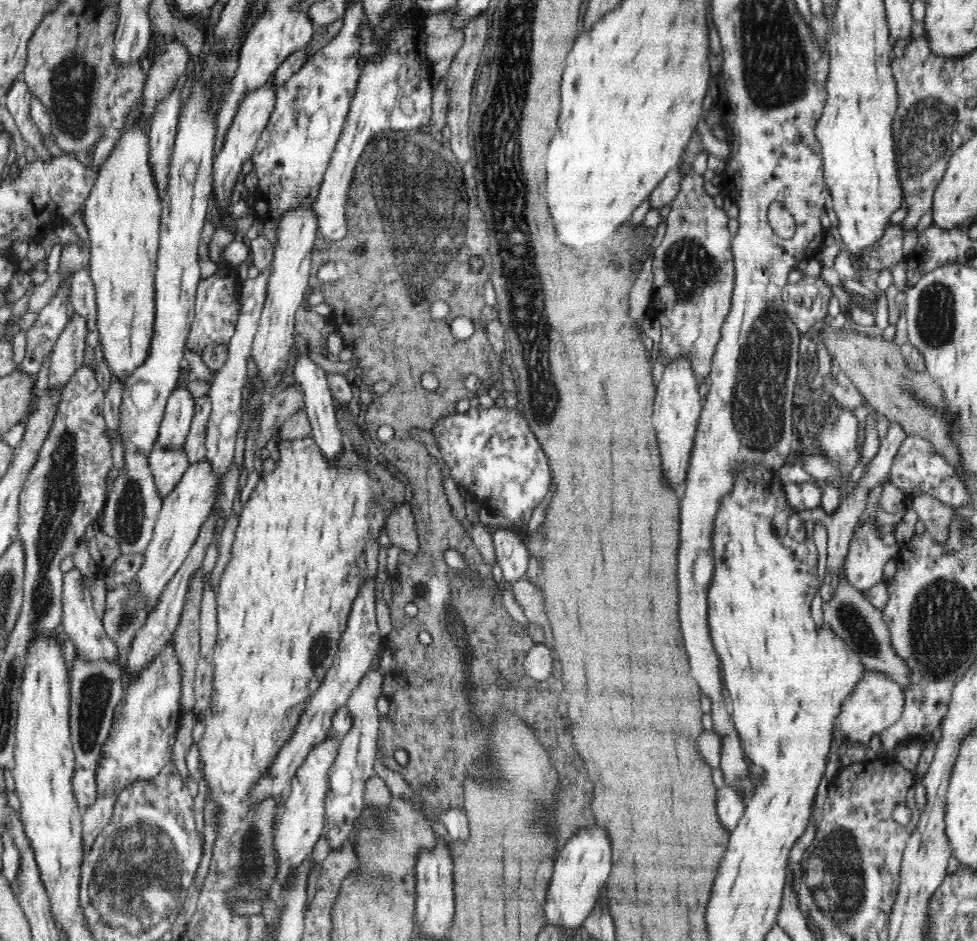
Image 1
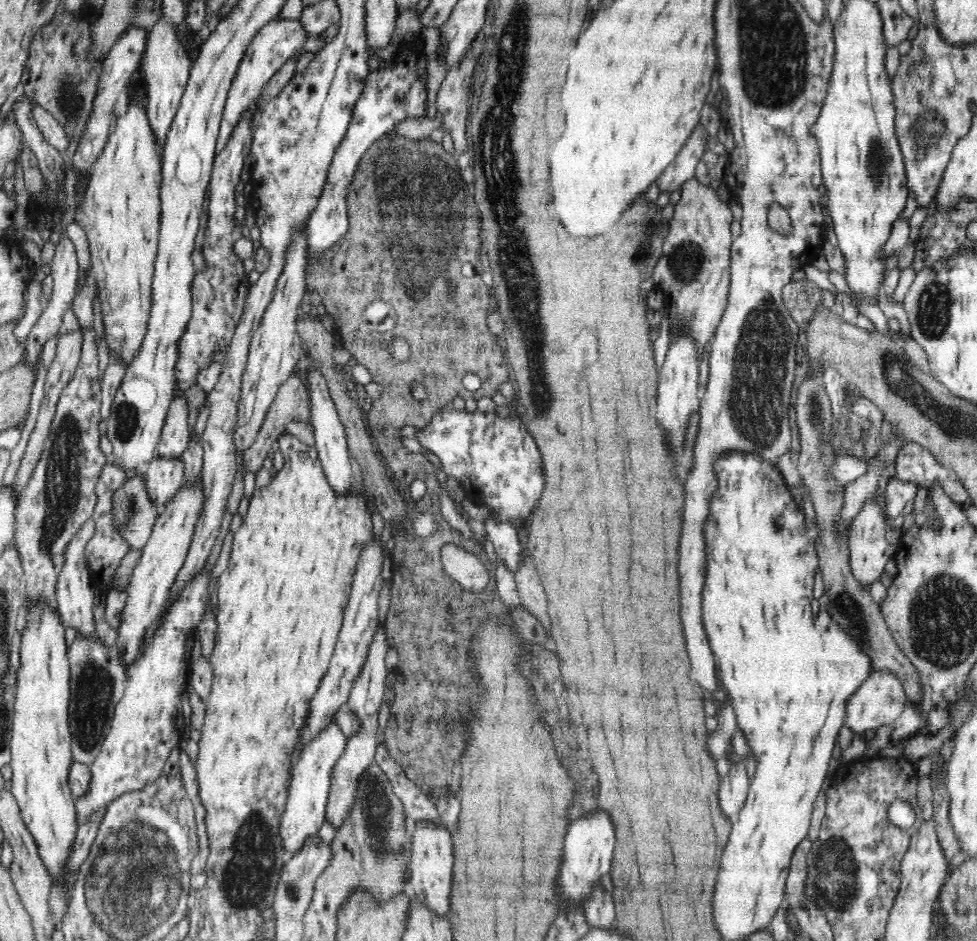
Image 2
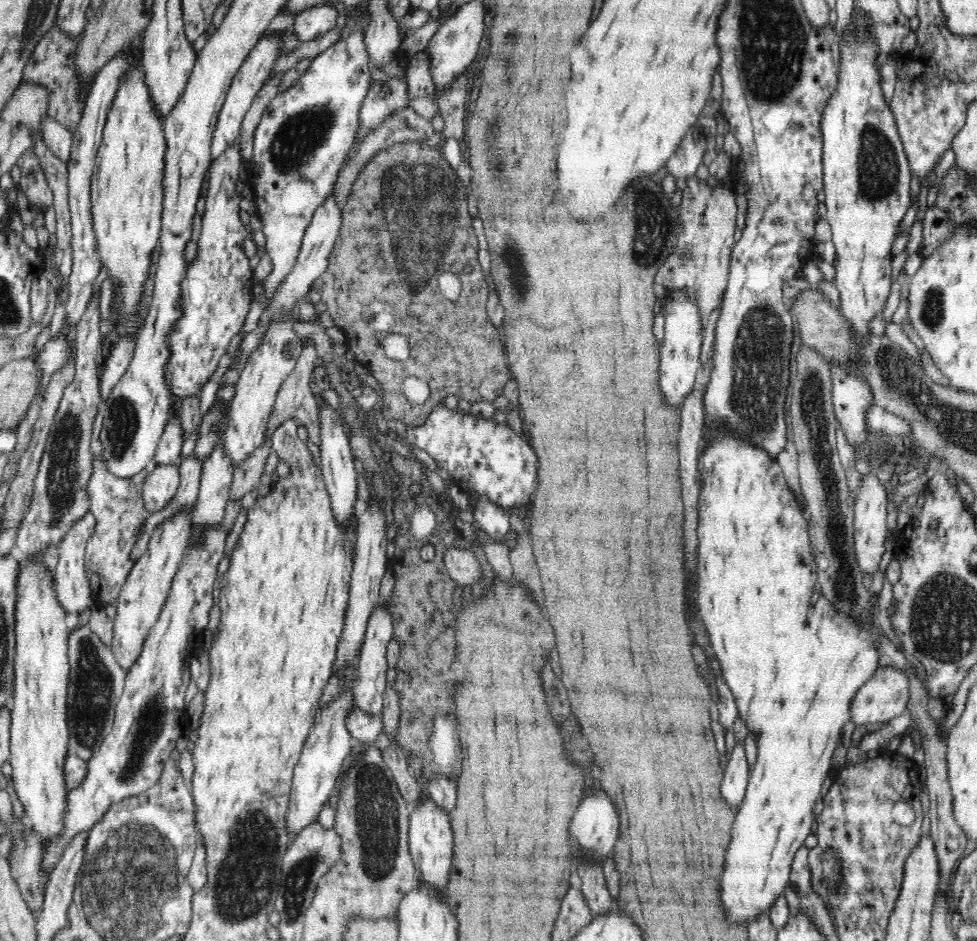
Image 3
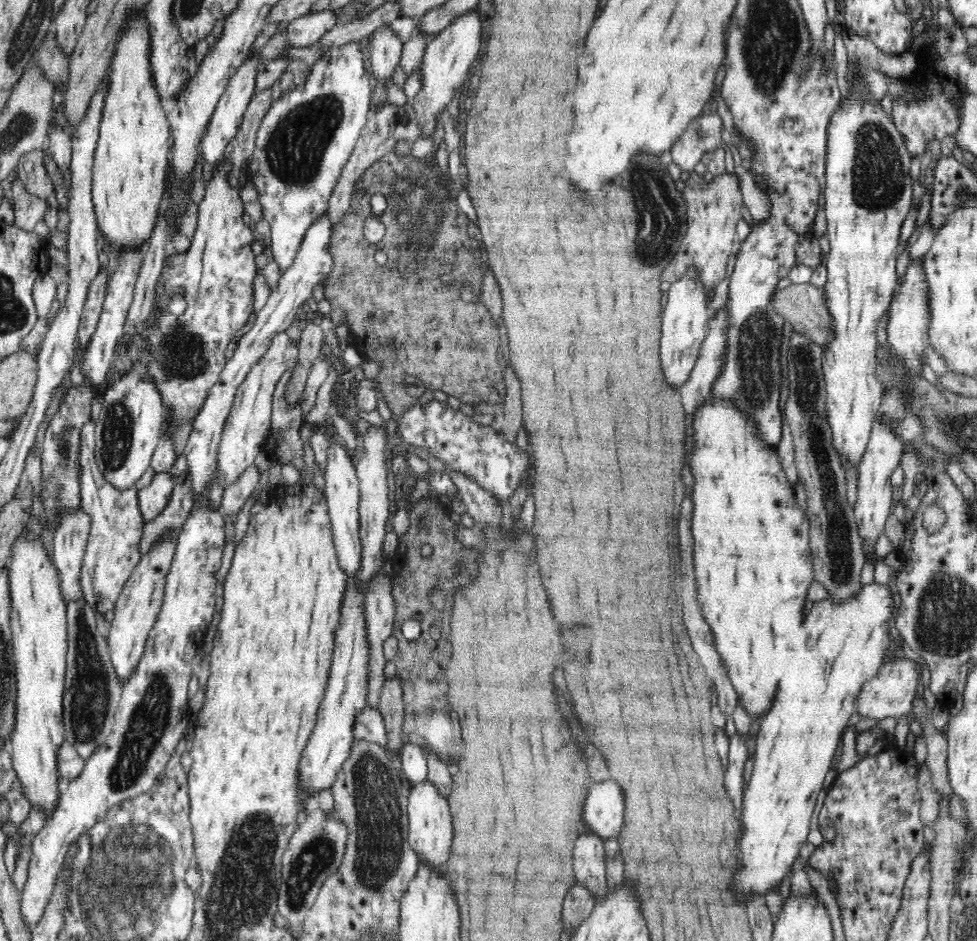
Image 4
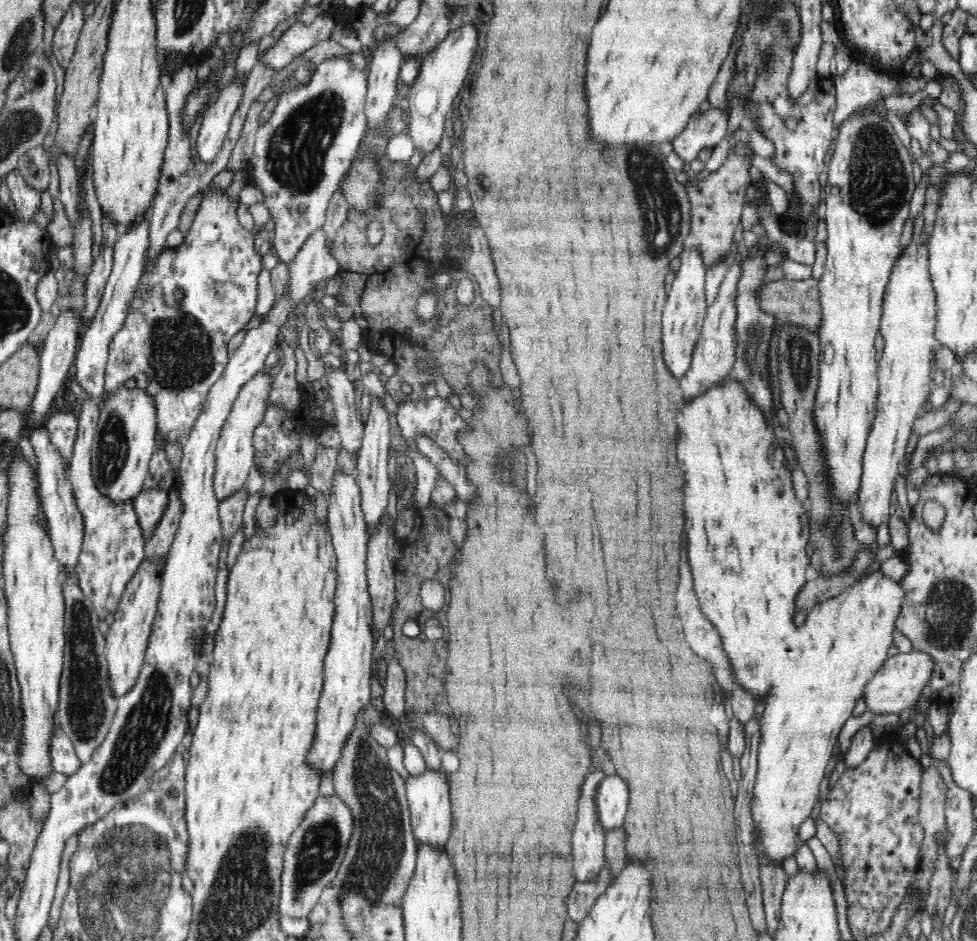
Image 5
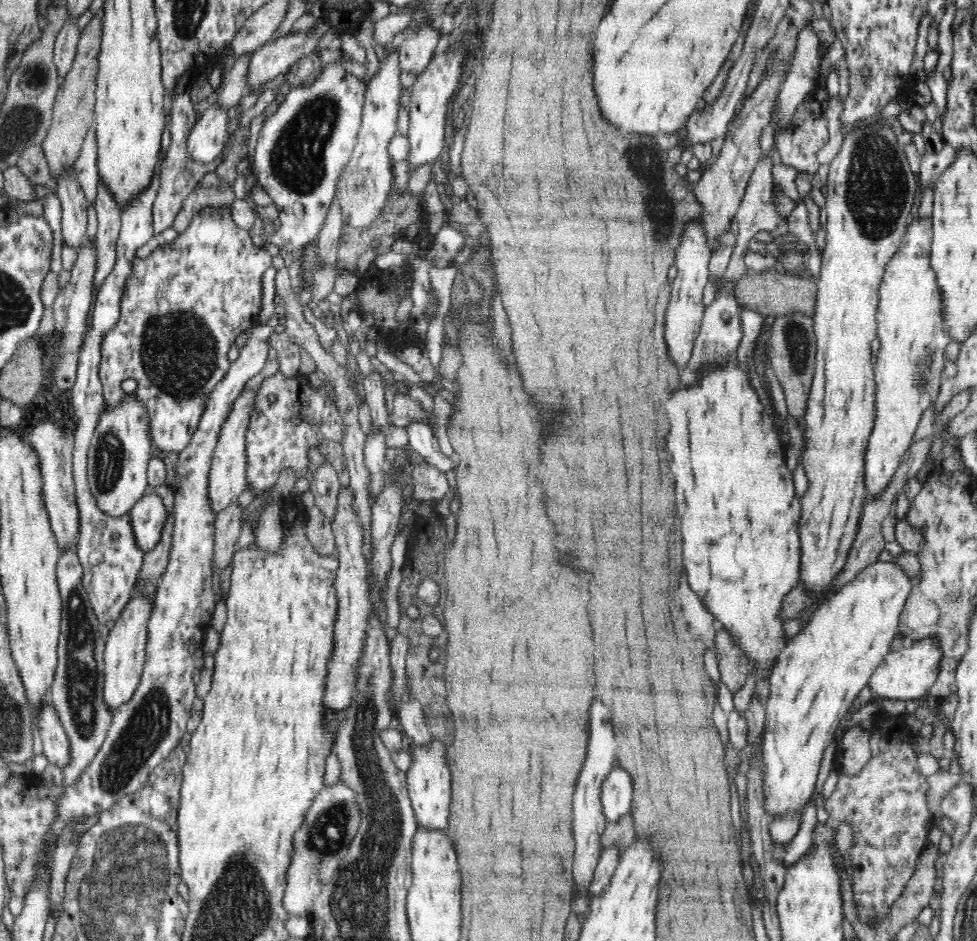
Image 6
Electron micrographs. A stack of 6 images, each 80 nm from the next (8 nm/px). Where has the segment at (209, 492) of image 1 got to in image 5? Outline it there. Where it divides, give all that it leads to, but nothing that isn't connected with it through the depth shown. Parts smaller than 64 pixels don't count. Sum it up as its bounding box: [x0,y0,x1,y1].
[105,560,165,698]

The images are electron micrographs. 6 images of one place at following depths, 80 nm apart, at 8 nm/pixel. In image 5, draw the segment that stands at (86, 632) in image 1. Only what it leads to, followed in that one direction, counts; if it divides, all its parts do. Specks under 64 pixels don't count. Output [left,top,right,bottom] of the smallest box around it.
[29,428,84,570]

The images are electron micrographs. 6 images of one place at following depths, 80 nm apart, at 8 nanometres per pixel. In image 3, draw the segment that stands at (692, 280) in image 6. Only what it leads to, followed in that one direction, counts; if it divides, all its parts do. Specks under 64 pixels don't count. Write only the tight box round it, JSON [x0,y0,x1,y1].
[659,289,702,408]

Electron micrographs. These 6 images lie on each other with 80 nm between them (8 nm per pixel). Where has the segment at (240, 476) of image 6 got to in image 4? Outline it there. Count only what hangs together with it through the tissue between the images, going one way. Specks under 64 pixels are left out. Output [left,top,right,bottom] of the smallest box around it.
[217,332,299,489]

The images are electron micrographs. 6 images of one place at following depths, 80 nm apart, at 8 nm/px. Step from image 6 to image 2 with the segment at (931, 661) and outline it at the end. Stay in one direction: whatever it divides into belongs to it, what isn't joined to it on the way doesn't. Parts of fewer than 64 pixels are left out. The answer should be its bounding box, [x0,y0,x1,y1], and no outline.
[844,670,908,733]

